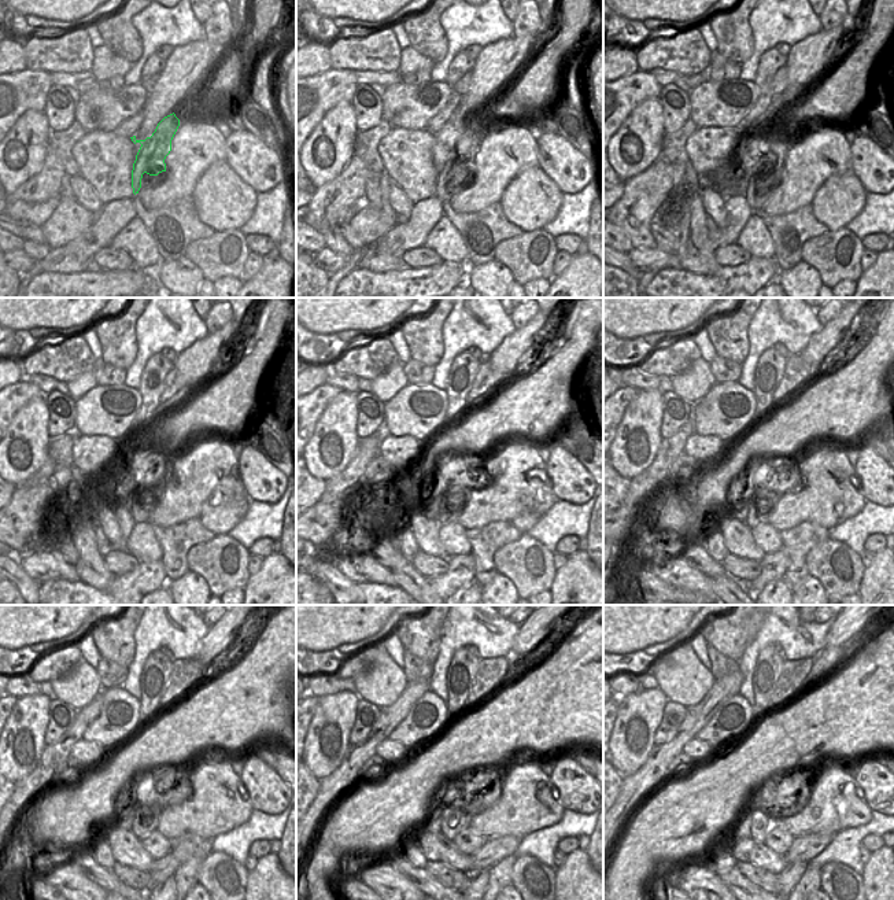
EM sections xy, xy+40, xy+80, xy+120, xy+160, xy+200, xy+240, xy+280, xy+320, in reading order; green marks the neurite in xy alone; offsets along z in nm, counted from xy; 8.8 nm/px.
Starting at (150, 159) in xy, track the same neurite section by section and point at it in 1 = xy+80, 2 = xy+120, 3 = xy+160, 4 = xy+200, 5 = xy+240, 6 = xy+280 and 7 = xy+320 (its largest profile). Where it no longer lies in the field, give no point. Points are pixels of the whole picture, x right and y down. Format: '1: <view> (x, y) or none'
1: xy+80 (760, 187)
2: xy+120 (144, 501)
3: xy+160 (454, 501)
4: xy+200 (763, 504)
5: xy+240 (146, 821)
6: xy+280 (454, 819)
7: xy+320 (761, 821)

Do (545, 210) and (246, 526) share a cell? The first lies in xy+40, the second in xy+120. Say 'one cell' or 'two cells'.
two cells

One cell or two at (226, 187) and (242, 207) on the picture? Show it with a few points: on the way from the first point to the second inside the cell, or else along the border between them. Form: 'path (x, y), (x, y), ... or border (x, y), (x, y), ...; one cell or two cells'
path (226, 192), (236, 202); one cell

